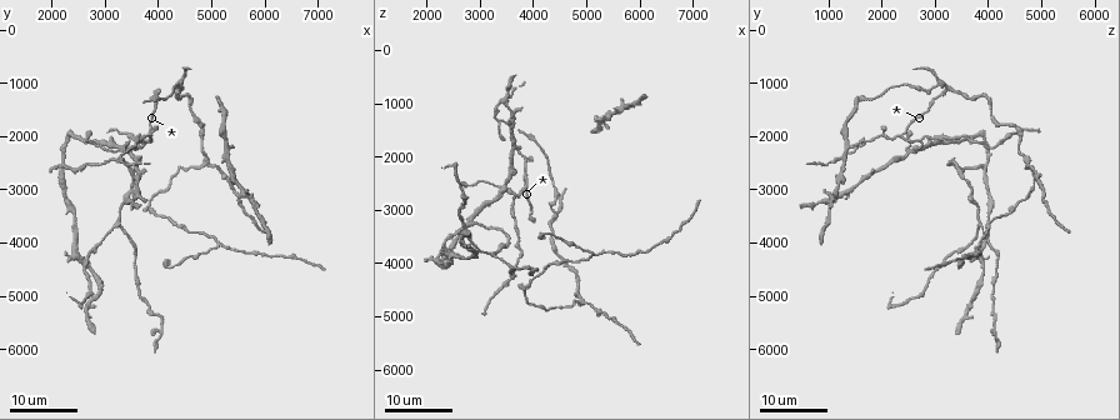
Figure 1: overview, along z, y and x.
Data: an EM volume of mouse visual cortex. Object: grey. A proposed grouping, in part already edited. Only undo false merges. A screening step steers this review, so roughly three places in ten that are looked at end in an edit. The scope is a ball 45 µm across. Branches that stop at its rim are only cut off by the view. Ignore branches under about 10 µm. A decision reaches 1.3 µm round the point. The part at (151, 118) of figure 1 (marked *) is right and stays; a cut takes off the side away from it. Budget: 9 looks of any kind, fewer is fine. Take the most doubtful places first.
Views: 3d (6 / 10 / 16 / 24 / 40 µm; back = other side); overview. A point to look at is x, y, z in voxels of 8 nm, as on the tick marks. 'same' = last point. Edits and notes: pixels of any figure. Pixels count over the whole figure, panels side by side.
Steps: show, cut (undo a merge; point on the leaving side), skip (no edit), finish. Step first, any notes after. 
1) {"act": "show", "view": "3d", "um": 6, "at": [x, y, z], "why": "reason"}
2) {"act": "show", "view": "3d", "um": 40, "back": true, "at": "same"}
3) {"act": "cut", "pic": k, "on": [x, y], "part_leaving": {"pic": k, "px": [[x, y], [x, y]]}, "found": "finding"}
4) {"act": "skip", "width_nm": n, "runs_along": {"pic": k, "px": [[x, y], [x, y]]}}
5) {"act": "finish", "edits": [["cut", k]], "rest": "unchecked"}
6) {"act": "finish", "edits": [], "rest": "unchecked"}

{"act": "show", "view": "3d", "um": 24, "at": [3250, 3650, 3900]}

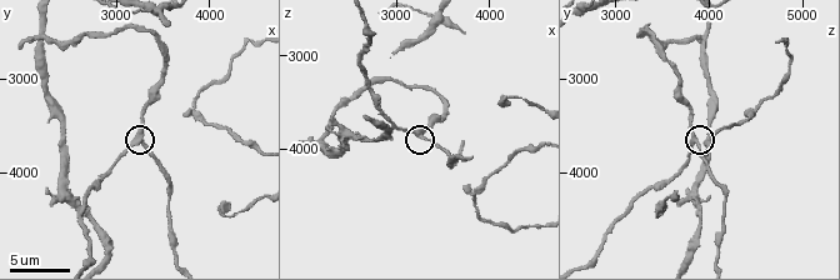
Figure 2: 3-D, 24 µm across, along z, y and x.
{"act": "show", "view": "3d", "um": 6, "at": [3300, 3700, 3900]}

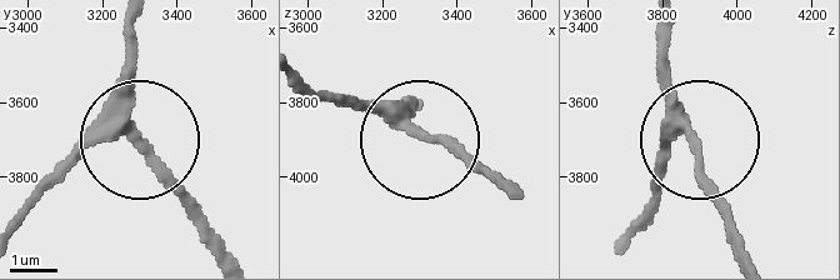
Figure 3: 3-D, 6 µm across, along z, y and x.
{"act": "skip", "arms": 3, "found": "all the same neuron"}

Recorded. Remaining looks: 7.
{"act": "show", "view": "3d", "um": 24, "at": [3850, 1950, 2350], "why": "arms part here"}

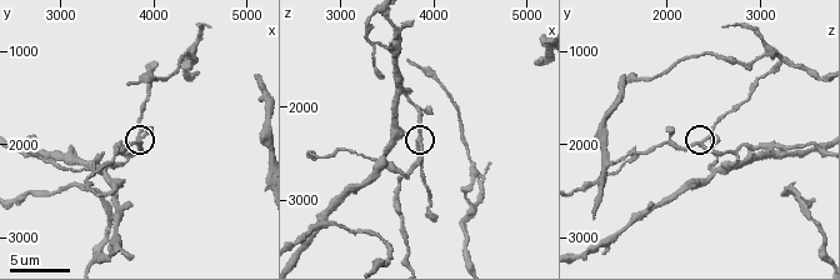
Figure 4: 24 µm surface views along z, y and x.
{"act": "show", "view": "3d", "um": 10, "at": [3850, 2000, 2350]}

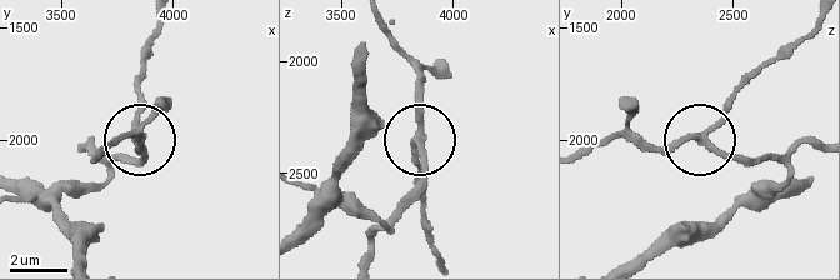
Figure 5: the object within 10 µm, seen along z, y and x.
{"act": "skip", "width_nm": 200, "runs_along": {"pic": 5, "px": [[774, 64], [696, 140], [654, 149], [628, 143]]}, "found": "all the same neuron"}

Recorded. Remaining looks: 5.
{"act": "show", "view": "3d", "um": 24, "at": [4850, 2500, 4750], "why": "small branch off a trunk"}

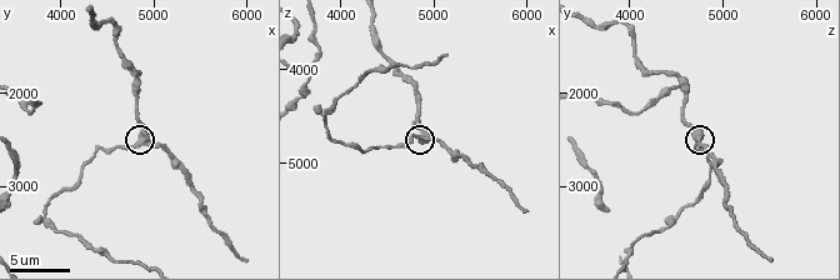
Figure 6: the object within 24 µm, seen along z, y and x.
{"act": "show", "view": "3d", "um": 6, "at": [4900, 2550, 4750], "why": "zoom in"}

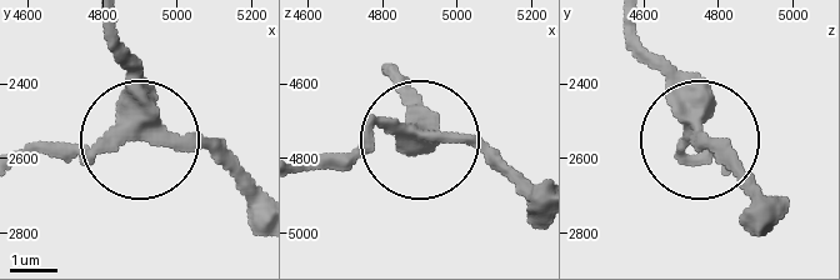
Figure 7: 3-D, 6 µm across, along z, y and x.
{"act": "skip", "width_nm": 330, "found": "continuous, no second neuron"}

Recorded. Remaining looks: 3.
{"act": "show", "view": "3d", "um": 10, "at": [3850, 3250, 4550], "why": "sudden change in width"}

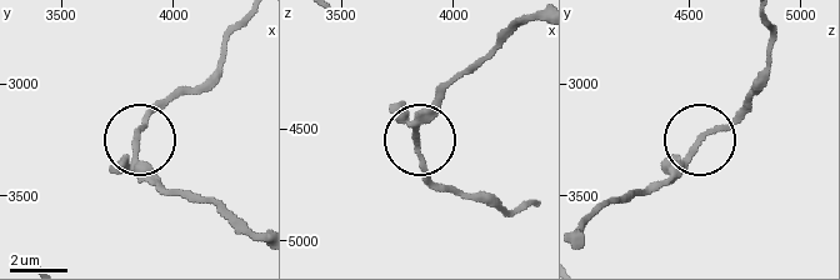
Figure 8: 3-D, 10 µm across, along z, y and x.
{"act": "skip", "width_nm": 180, "runs_along": {"pic": 8, "px": [[531, 203], [500, 210], [431, 181], [416, 124], [439, 91]]}, "found": "all the same neuron"}

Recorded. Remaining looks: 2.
{"act": "finish", "edits": [], "rest": "unchecked"}

